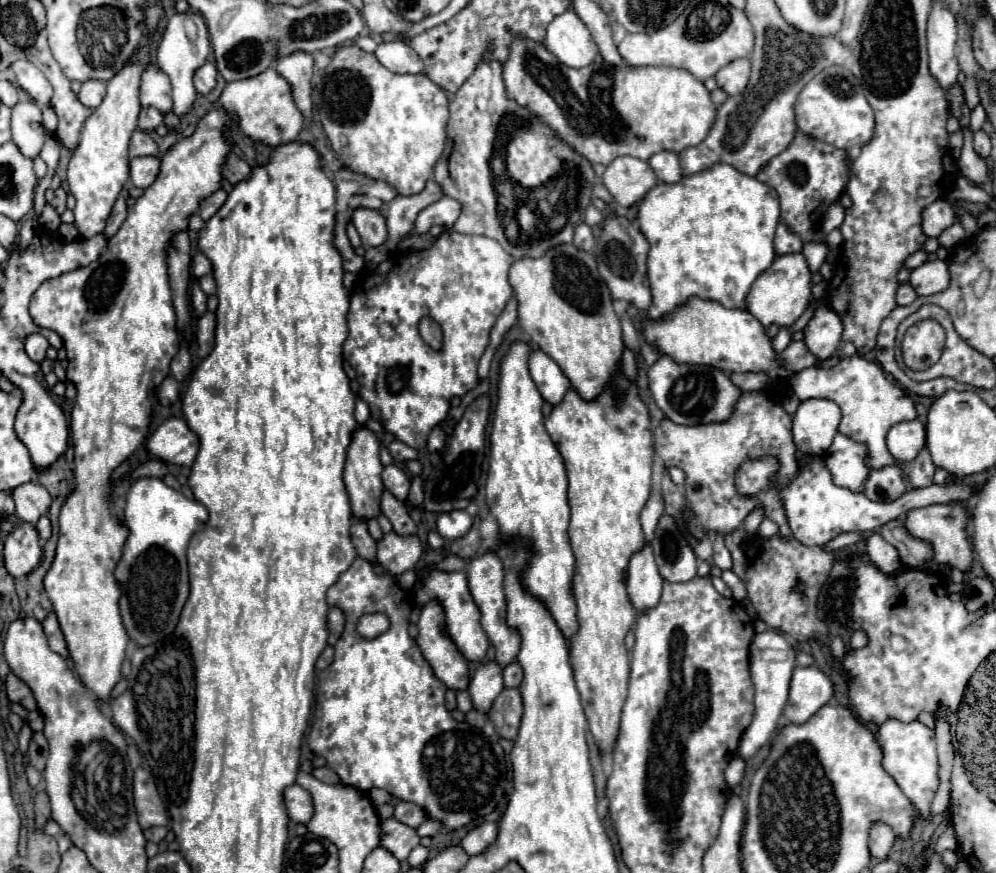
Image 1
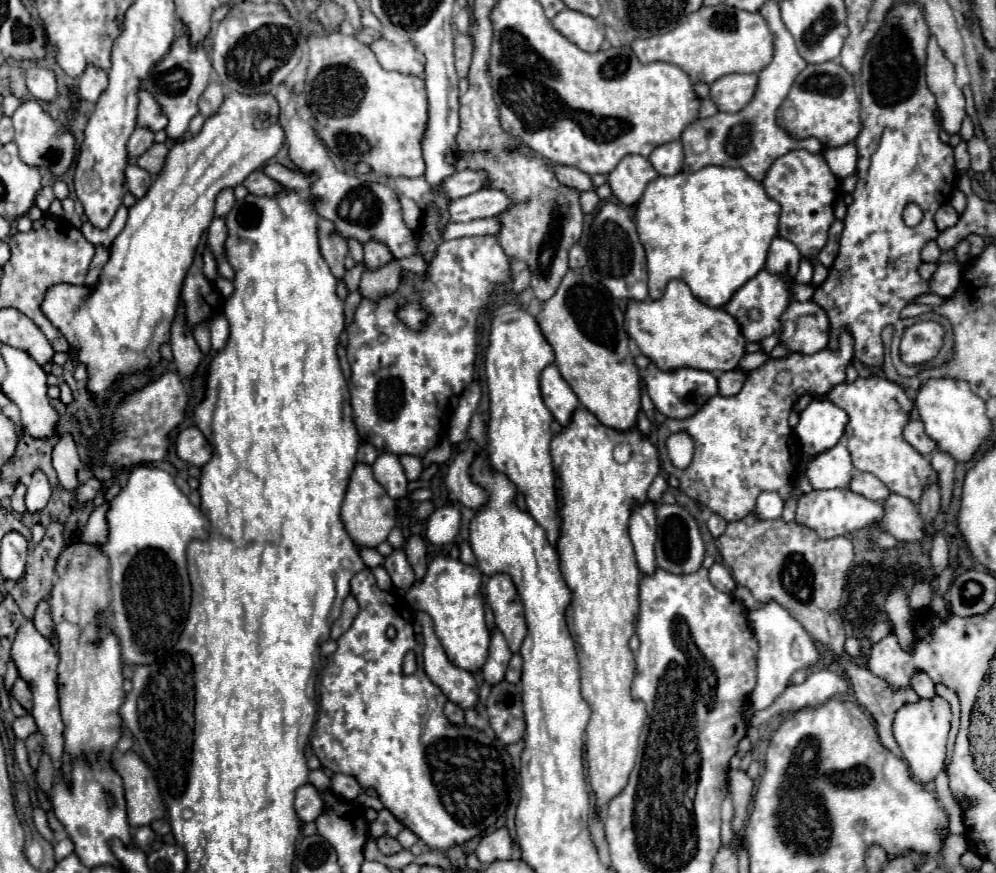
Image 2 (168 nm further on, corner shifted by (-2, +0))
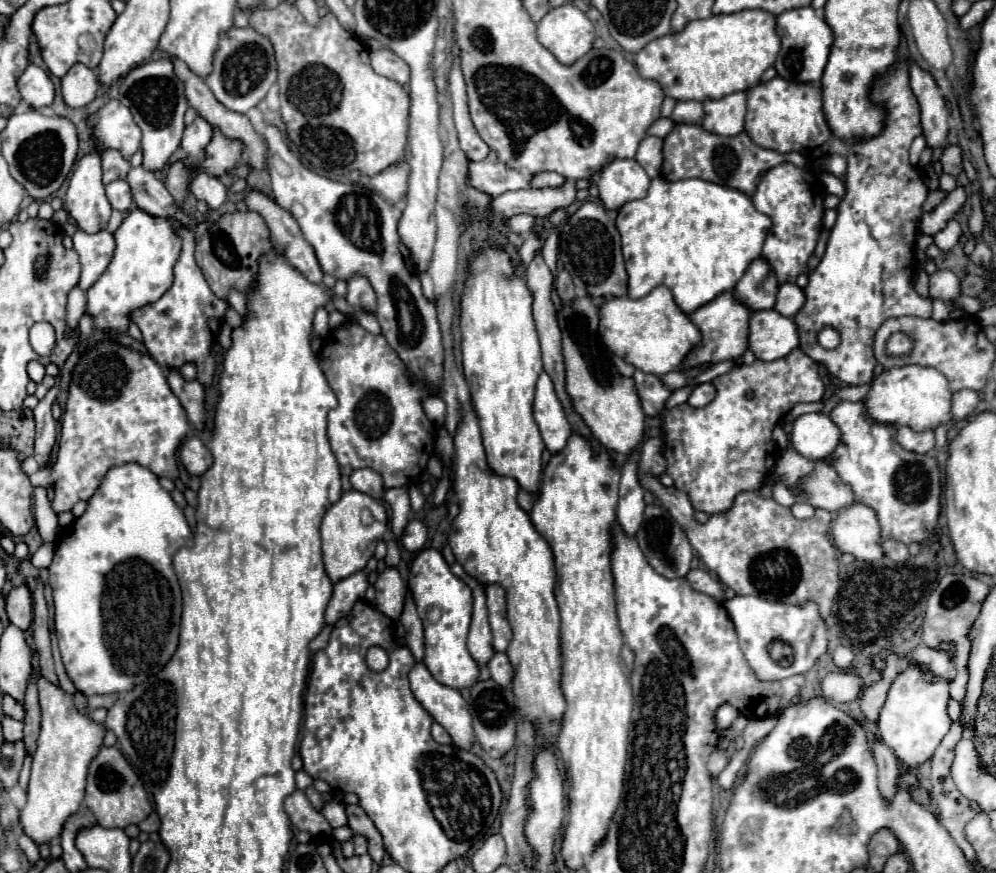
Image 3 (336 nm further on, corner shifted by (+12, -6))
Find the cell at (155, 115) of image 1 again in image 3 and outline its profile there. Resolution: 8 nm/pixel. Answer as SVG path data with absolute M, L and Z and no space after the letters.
M108 149L102 153L102 169L104 169L104 183L110 183L114 179L126 179L128 171L130 171L130 161L122 157L120 151Z

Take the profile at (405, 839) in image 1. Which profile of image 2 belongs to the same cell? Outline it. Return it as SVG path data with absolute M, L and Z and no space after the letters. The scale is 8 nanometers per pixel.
M380 837L380 839L376 839L376 843L378 843L378 849L380 849L384 855L394 855L394 853L402 851L400 843L398 843L394 837Z

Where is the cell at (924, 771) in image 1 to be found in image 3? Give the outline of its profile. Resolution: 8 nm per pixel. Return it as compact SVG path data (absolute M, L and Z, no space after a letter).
M904 669L890 687L888 699L880 711L878 731L882 741L894 751L894 755L906 765L908 771L918 769L922 763L932 759L942 737L948 733L952 721L946 715L950 693L946 681L932 683L932 675L922 675L916 669Z

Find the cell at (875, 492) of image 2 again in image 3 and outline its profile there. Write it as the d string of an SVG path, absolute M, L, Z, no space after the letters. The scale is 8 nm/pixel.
M818 461L812 475L802 481L802 491L808 495L806 501L812 507L826 509L830 513L840 513L842 507L848 507L854 501L850 485L838 479L838 473L830 463Z

